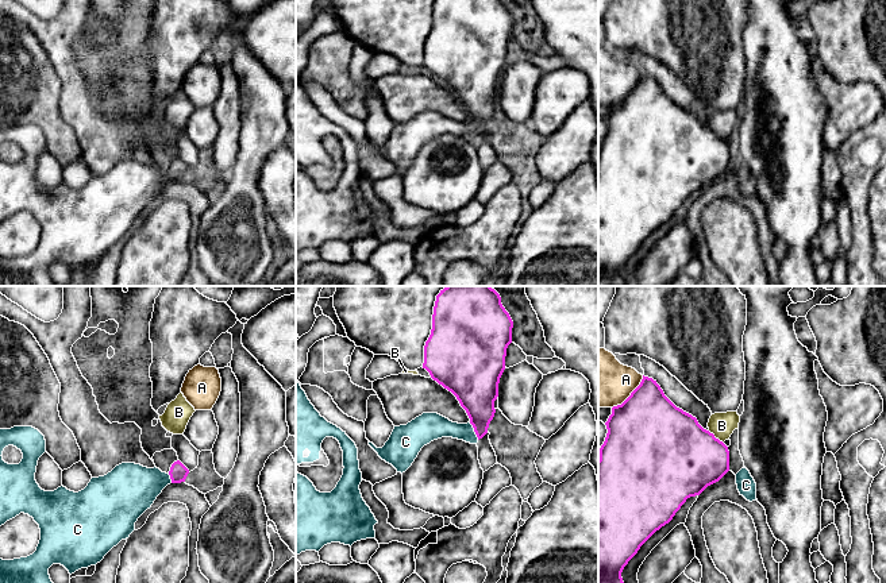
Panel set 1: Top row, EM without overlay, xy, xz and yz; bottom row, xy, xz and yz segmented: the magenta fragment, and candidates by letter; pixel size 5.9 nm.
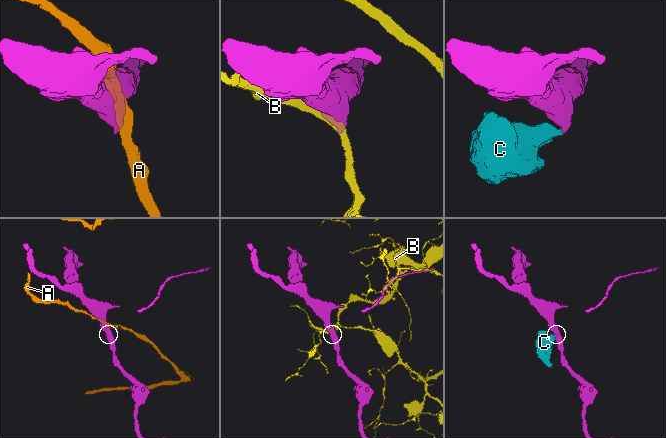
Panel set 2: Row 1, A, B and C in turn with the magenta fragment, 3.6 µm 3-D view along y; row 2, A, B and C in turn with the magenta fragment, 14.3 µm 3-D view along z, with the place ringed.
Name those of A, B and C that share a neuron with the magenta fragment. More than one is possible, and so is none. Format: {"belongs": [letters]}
{"belongs": ["C"]}

